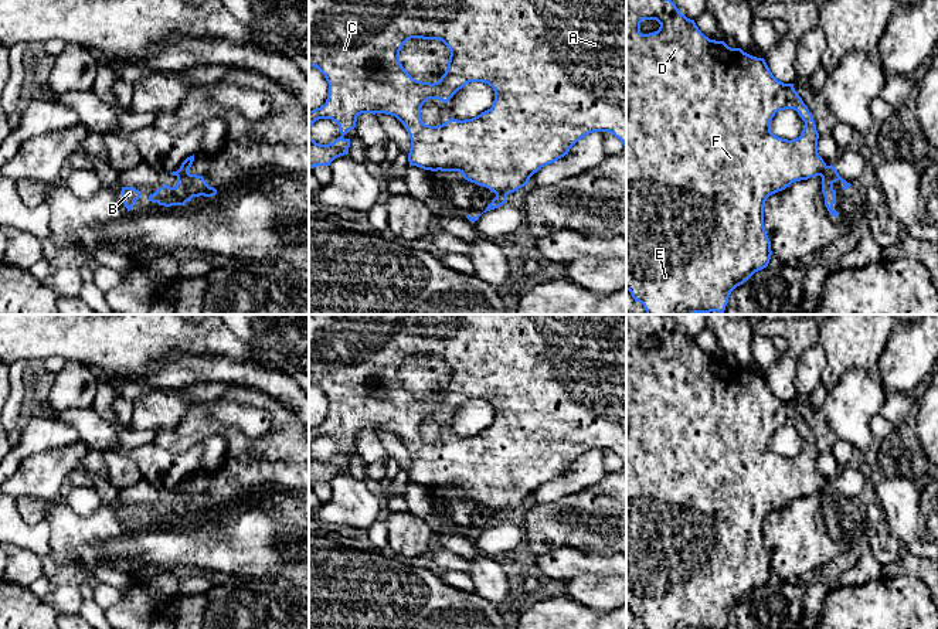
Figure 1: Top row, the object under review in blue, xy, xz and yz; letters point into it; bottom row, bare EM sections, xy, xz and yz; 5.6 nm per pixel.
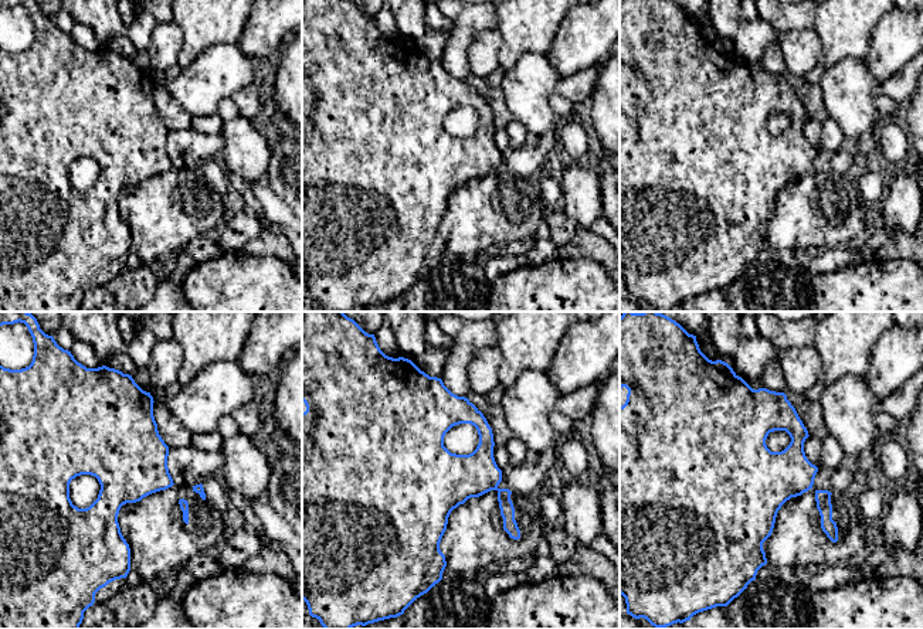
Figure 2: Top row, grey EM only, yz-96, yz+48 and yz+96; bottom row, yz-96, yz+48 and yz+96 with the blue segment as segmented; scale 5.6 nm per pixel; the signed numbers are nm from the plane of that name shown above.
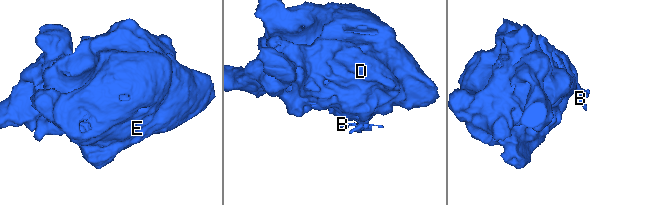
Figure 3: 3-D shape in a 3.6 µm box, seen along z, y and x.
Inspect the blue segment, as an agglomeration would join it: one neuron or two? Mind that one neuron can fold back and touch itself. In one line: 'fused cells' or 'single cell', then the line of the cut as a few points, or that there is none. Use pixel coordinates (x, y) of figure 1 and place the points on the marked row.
fused cells; cut in xz along (496, 194), (506, 196)

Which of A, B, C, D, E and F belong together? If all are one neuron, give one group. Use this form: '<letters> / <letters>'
A C D E F / B

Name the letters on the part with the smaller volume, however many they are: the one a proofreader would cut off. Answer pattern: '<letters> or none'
B

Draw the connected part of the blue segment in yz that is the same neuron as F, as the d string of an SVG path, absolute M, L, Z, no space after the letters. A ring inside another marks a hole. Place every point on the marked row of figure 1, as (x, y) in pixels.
M626 0L626 290L635 302L643 305L646 314L724 313L731 292L769 264L771 241L764 227L767 198L795 181L823 174L826 163L818 153L818 139L813 116L793 84L778 81L764 58L752 57L741 48L731 48L724 41L710 40L672 0ZM643 20L656 20L660 24L659 30L642 34ZM785 109L796 110L805 122L801 136L792 140L771 132L772 118Z

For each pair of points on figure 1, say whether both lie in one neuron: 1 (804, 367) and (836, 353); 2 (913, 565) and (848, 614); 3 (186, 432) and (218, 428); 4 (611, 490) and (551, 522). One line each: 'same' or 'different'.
1: different
2: different
3: same
4: same

